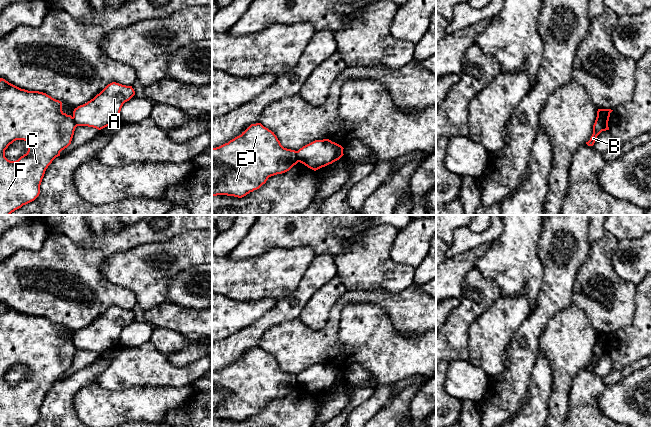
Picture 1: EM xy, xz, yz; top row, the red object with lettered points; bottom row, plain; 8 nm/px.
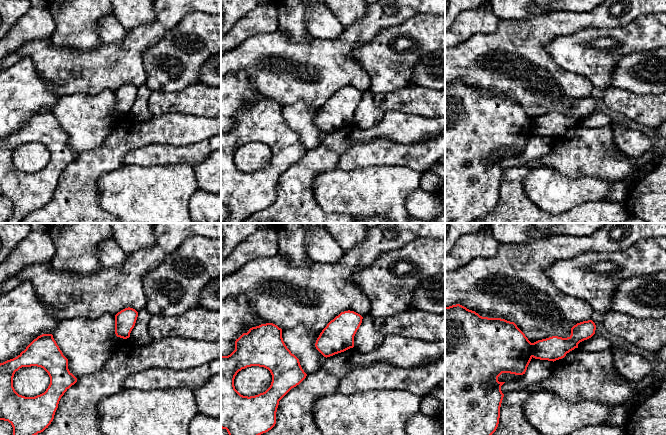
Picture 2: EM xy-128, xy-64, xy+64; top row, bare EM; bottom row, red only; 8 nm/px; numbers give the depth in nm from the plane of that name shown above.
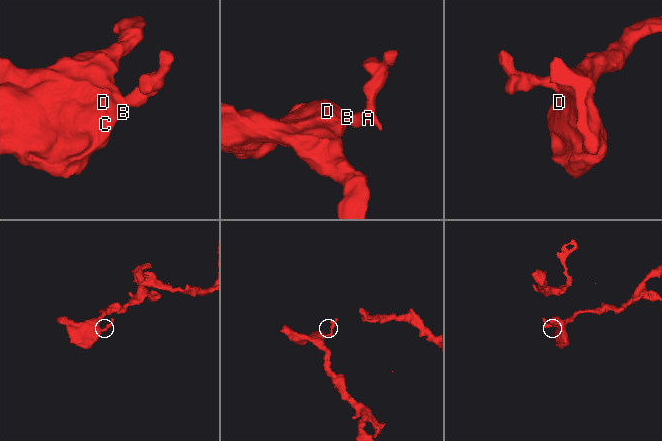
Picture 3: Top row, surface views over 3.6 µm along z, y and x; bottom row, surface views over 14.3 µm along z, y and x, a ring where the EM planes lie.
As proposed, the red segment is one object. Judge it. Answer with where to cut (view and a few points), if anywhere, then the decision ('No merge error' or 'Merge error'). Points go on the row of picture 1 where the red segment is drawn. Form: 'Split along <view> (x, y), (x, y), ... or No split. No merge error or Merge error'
Split along xz (296, 151), (299, 161). Merge error

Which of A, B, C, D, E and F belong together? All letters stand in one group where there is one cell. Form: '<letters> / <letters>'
A / B C D E F

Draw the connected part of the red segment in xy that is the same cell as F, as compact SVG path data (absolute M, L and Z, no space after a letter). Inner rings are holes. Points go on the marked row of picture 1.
M0 78L0 215L10 215L39 196L46 169L71 144L76 127L73 117L62 111L61 101L43 92L21 89ZM16 140L26 141L28 151L18 160L10 161L5 157L5 150Z

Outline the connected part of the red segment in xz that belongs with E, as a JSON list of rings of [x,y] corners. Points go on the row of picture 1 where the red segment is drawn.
[[[261,123],[251,124],[228,143],[212,148],[212,196],[242,198],[259,189],[269,177],[289,171],[298,162],[297,151],[284,148],[274,132]]]

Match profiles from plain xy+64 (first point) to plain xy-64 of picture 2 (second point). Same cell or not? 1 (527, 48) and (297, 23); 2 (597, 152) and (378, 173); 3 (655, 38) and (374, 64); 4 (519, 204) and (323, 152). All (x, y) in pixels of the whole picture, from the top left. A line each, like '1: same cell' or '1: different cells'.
1: different cells
2: different cells
3: same cell
4: same cell

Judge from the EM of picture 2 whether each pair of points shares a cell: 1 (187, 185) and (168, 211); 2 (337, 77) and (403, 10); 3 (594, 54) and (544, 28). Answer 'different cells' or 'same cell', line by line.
1: same cell
2: same cell
3: different cells

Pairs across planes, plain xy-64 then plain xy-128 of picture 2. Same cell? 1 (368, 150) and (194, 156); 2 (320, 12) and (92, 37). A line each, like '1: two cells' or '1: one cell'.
1: one cell
2: two cells

